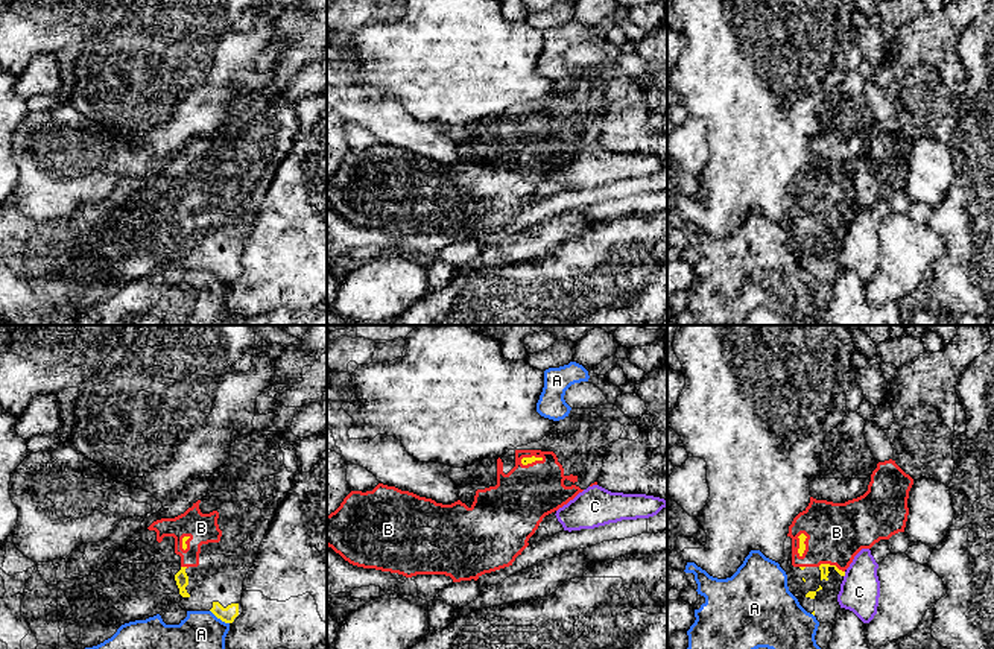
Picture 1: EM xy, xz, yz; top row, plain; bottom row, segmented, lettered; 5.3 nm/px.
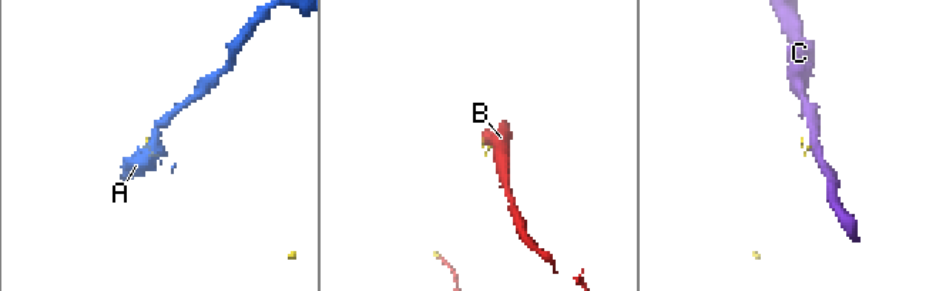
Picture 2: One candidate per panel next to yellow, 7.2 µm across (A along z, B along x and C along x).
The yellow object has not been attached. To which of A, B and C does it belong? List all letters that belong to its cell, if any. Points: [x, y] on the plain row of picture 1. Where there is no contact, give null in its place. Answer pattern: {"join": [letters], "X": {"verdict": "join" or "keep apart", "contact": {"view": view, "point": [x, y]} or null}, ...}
{"join": ["B"], "A": {"verdict": "keep apart", "contact": {"view": "xy", "point": [219, 277]}}, "B": {"verdict": "join", "contact": {"view": "yz", "point": [832, 225]}}, "C": {"verdict": "keep apart", "contact": {"view": "yz", "point": [844, 234]}}}

